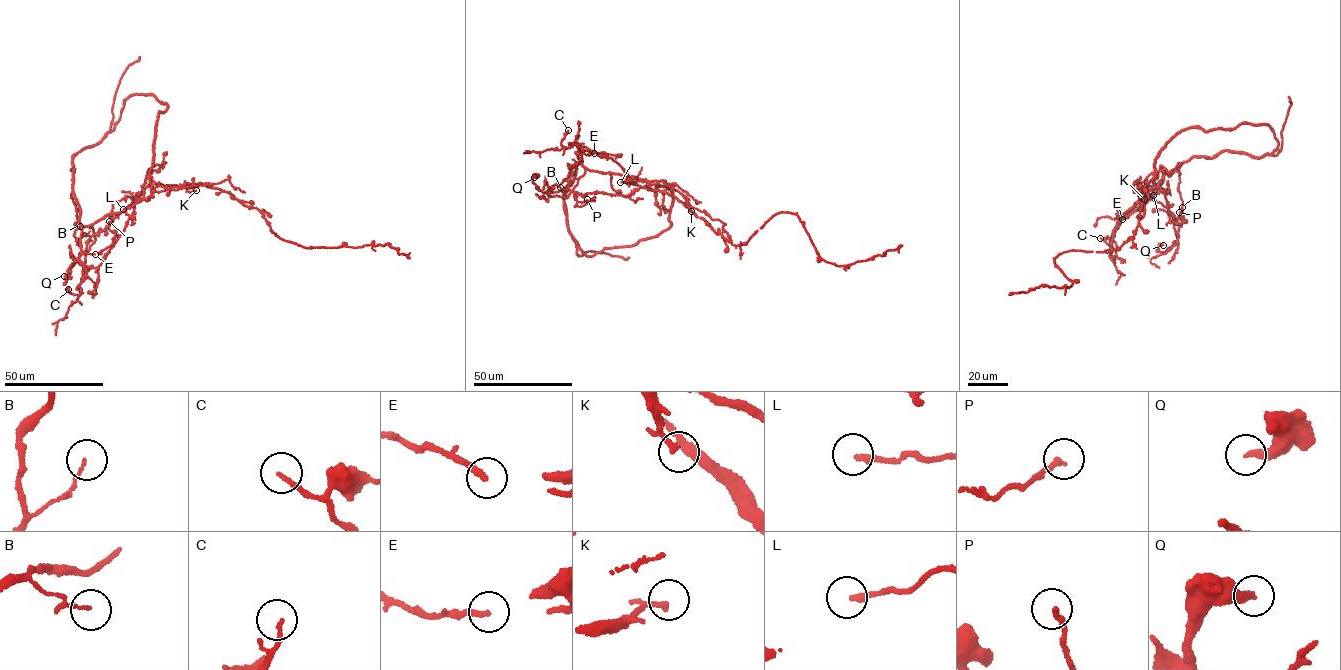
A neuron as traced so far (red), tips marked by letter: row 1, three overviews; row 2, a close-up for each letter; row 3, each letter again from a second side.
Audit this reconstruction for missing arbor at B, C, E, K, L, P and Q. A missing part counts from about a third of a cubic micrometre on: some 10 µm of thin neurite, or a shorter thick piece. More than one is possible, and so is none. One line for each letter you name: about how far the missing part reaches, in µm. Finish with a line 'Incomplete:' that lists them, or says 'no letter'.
L: about 15 µm are missing
Incomplete: L

